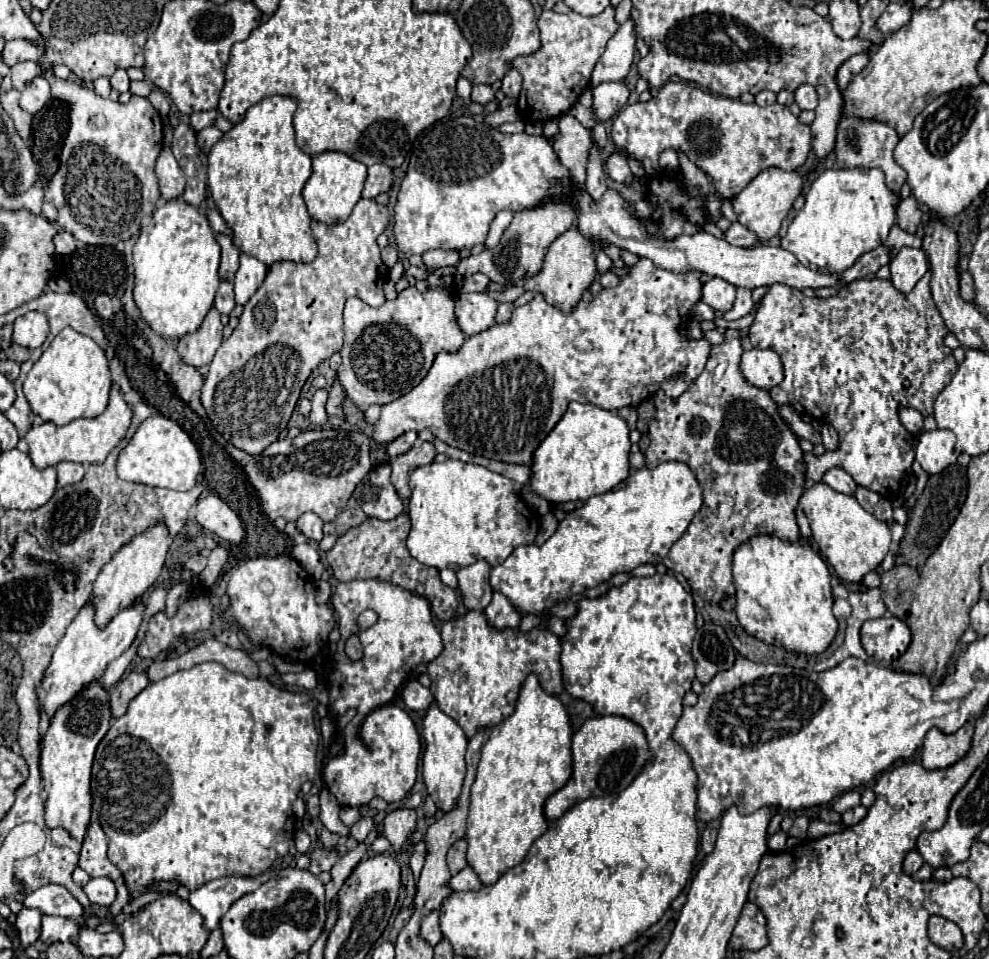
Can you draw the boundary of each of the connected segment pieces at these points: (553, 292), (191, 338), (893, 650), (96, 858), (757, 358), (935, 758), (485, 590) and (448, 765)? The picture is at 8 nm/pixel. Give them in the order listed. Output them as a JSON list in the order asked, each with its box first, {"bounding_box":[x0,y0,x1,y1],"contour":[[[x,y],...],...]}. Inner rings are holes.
[{"bounding_box":[485,228,597,312],"contour":[[[571,228],[565,234],[561,234],[549,246],[549,252],[547,252],[545,264],[543,264],[543,270],[535,278],[527,280],[527,283],[523,287],[513,286],[504,292],[495,292],[487,289],[485,293],[501,303],[514,302],[524,292],[533,291],[541,294],[547,304],[559,308],[561,312],[571,312],[577,306],[577,302],[581,300],[583,292],[589,290],[591,282],[595,280],[595,274],[597,274],[597,268],[595,268],[593,244],[587,242],[587,238],[583,238],[577,228]]]},{"bounding_box":[177,308,223,368],"contour":[[[211,308],[201,328],[193,334],[183,336],[177,342],[177,352],[185,364],[201,368],[213,360],[221,342],[223,342],[223,324],[219,312]]]},{"bounding_box":[861,616,911,662],"contour":[[[895,616],[867,620],[861,626],[861,644],[875,662],[893,662],[911,642],[911,630]]]},{"bounding_box":[79,822,121,880],"contour":[[[93,822],[83,840],[83,850],[79,854],[79,868],[83,868],[89,876],[107,876],[111,880],[121,878],[121,870],[111,864],[107,858],[107,836],[97,822]]]},{"bounding_box":[741,348,783,388],"contour":[[[753,348],[741,358],[743,376],[759,388],[773,388],[783,380],[783,364],[777,352]]]},{"bounding_box":[921,722,973,770],"contour":[[[967,722],[953,734],[945,734],[939,728],[931,728],[923,740],[921,748],[921,764],[927,770],[947,768],[961,760],[969,748],[973,738],[973,724]]]},{"bounding_box":[457,560,493,612],"contour":[[[477,560],[475,564],[457,570],[463,604],[469,610],[483,612],[487,608],[487,604],[491,602],[493,590],[489,584],[489,570],[491,570],[491,566],[483,560]]]},{"bounding_box":[421,702,467,812],"contour":[[[431,702],[425,716],[423,716],[423,730],[421,730],[425,752],[423,752],[423,780],[429,794],[435,798],[435,804],[441,812],[451,810],[455,806],[455,798],[463,786],[465,778],[465,750],[467,750],[467,736],[461,726],[441,712],[437,702]]]}]

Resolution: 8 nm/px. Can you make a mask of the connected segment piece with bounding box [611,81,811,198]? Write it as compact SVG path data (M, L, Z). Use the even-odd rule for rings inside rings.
M683 81L668 82L649 102L637 102L625 106L613 120L611 138L617 148L625 148L629 156L637 158L643 164L645 172L651 176L653 172L655 174L659 172L657 160L663 150L673 148L675 152L677 150L685 152L689 160L695 162L697 168L701 168L709 176L715 194L719 194L721 198L735 198L765 168L773 168L773 166L781 170L801 168L811 152L809 126L799 122L799 118L795 118L787 106L777 102L765 108L757 104L743 104L741 100L711 94L697 85Z

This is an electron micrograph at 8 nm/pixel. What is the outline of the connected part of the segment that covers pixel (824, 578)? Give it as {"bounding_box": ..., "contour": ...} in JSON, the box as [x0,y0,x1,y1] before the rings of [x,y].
{"bounding_box":[733,536,837,656],"contour":[[[755,536],[733,554],[733,582],[737,588],[735,614],[749,636],[807,656],[827,650],[837,634],[833,616],[831,574],[825,560],[809,546]]]}

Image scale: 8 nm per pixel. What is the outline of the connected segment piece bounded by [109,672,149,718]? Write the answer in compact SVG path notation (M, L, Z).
M131 672L129 676L125 676L123 680L117 682L115 688L109 690L109 706L111 706L111 714L113 718L119 718L127 712L129 702L145 688L149 686L149 680L145 674L139 672Z

